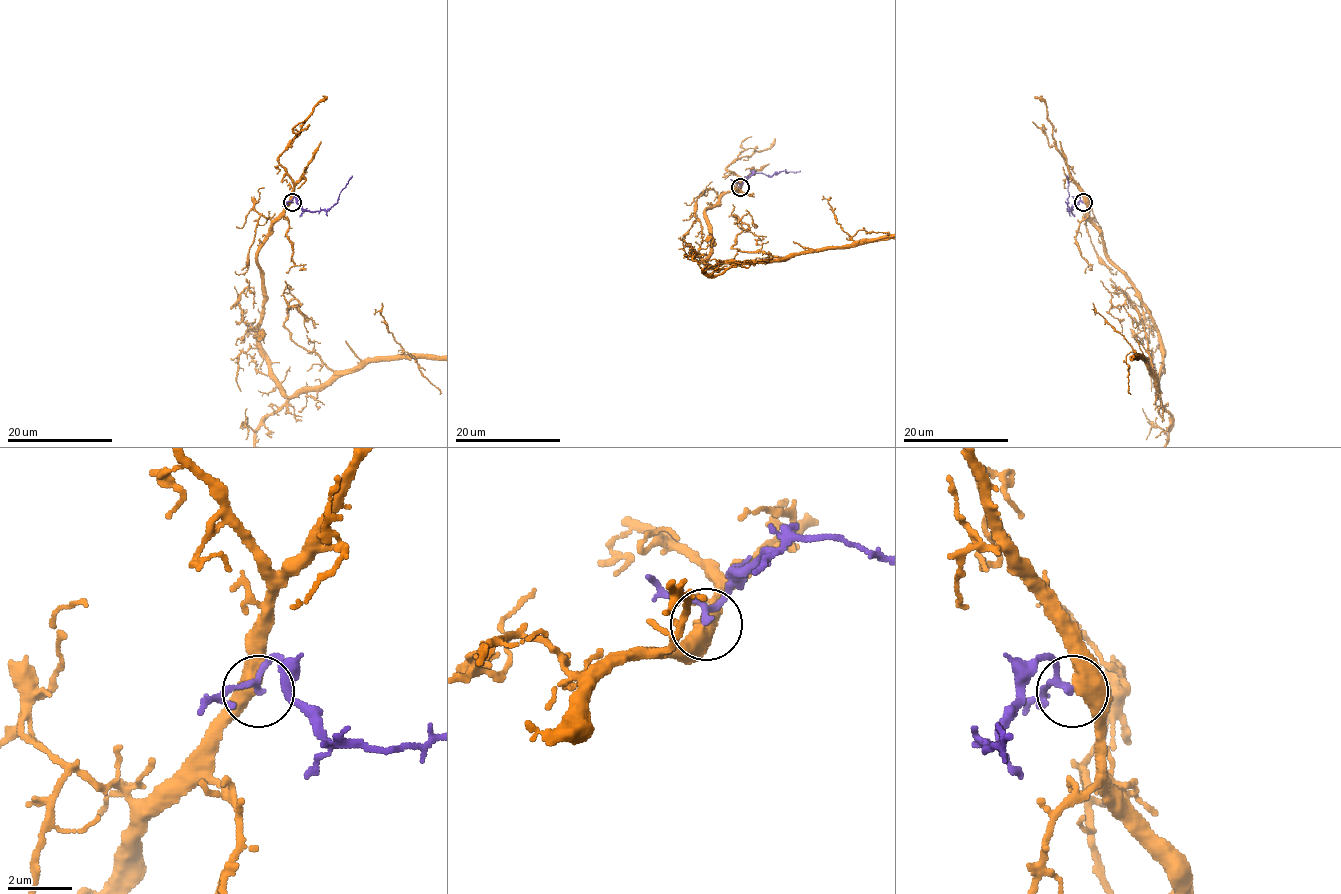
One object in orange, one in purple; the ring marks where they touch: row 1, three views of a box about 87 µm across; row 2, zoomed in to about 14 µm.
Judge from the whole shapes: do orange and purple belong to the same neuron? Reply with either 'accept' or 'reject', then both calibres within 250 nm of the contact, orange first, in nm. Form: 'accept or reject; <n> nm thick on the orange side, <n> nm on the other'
accept; 460 nm thick on the orange side, 150 nm on the other

